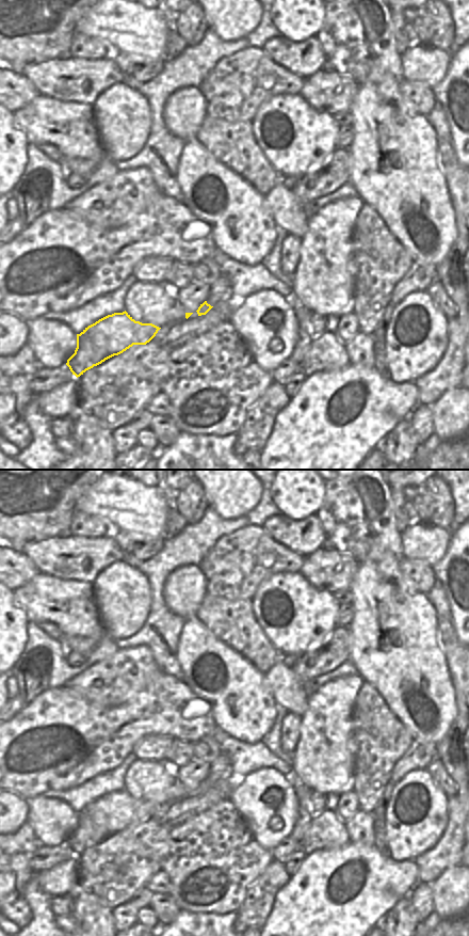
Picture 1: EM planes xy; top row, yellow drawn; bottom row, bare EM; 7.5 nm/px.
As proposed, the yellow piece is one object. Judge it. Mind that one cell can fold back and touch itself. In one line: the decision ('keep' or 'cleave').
cleave

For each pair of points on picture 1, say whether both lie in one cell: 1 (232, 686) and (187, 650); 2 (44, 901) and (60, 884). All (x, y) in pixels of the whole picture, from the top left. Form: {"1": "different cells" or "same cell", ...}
{"1": "same cell", "2": "different cells"}

